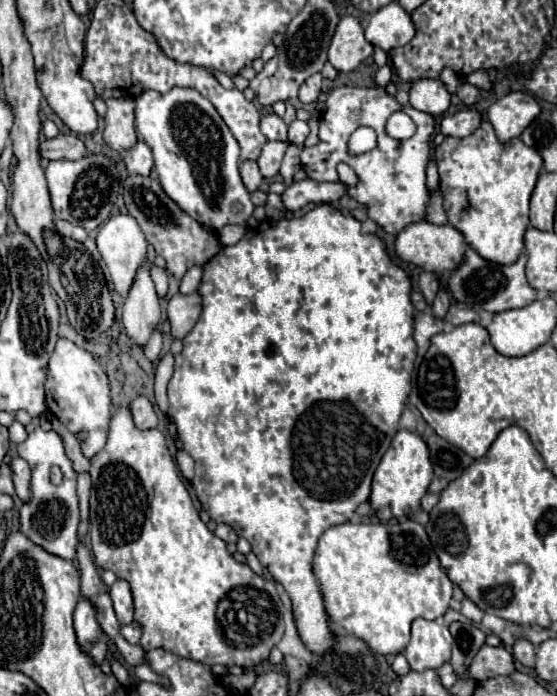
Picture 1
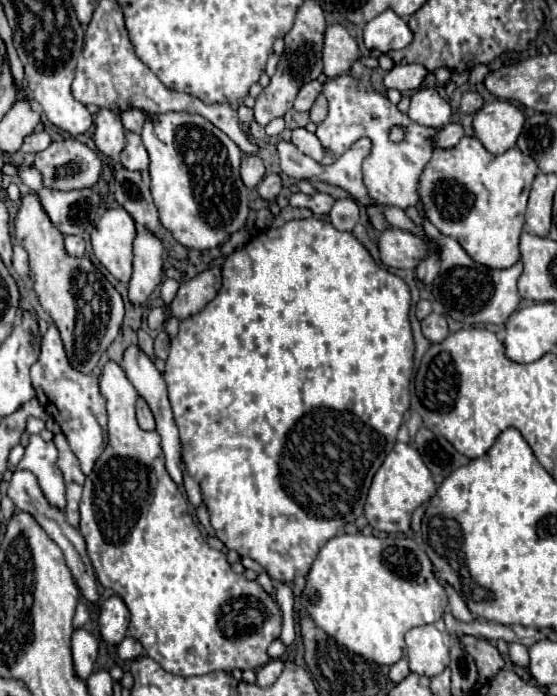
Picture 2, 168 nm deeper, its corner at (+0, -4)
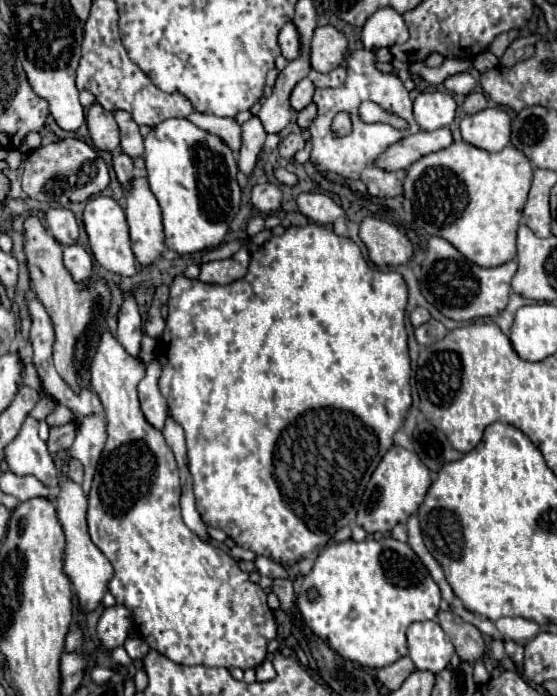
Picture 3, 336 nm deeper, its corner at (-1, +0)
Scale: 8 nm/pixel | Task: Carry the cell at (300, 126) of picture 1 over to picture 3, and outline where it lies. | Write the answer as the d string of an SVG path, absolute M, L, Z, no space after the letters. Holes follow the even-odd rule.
M294 131L294 133L290 133L288 137L282 139L278 151L280 151L280 157L290 159L290 157L294 157L296 151L300 151L300 149L304 149L304 139L302 139L300 131Z

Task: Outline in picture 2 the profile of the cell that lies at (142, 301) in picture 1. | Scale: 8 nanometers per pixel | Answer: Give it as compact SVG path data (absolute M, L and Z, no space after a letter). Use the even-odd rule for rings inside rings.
M145 229L137 231L133 245L133 277L127 285L129 301L137 307L147 301L163 277L163 243Z

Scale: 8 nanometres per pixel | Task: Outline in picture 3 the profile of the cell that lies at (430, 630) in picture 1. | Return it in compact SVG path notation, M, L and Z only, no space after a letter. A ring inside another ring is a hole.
M420 621L408 627L410 659L418 671L440 673L450 663L454 647L436 621Z

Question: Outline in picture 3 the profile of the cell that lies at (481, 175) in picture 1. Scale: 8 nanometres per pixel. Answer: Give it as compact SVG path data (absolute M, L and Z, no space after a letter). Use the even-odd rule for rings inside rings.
M456 141L408 167L402 209L418 233L446 239L480 267L498 267L516 257L516 229L530 191L532 171L530 159L512 145L490 153Z

